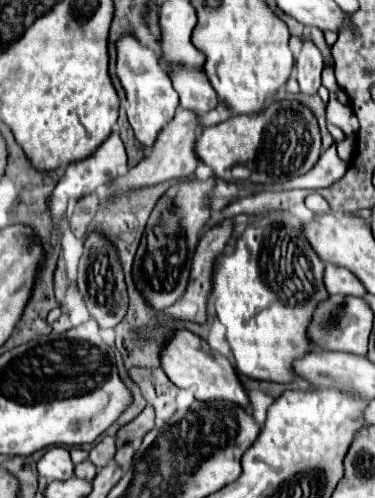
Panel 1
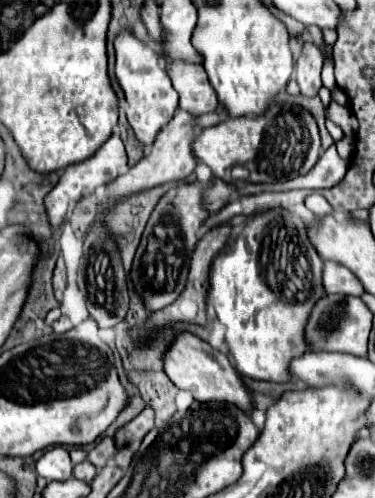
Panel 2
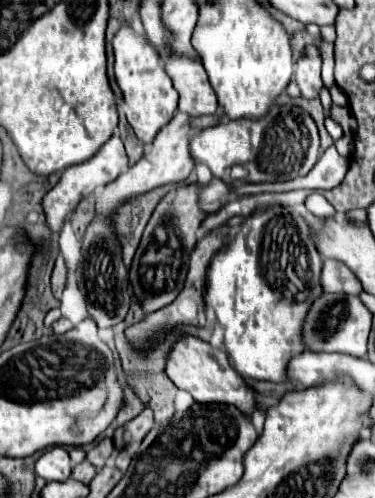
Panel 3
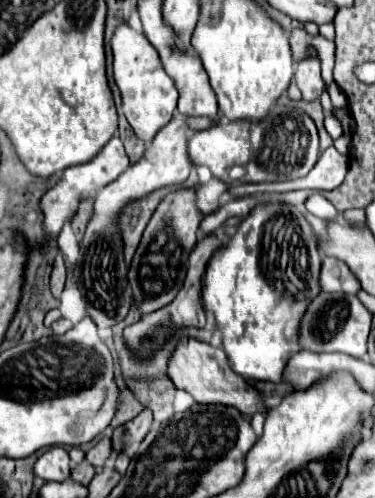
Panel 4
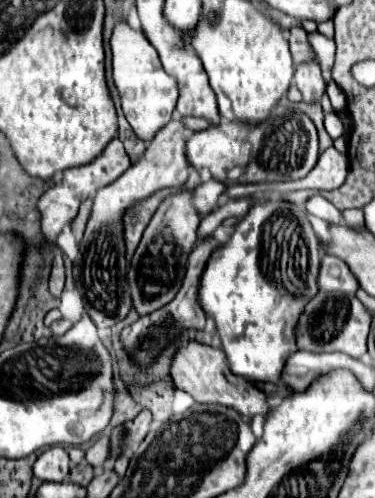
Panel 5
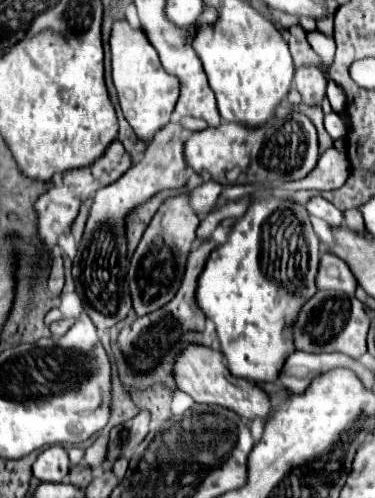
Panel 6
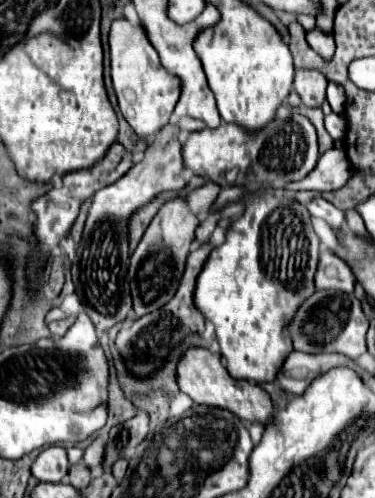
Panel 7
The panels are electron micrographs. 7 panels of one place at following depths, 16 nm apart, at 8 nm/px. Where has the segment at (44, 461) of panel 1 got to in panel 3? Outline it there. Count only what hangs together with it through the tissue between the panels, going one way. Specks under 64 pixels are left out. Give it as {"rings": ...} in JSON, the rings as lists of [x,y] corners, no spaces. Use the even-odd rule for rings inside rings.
{"rings":[[[52,446],[48,448],[36,462],[36,476],[44,478],[44,480],[56,480],[56,482],[64,482],[70,478],[70,458],[68,452],[62,446]]]}

